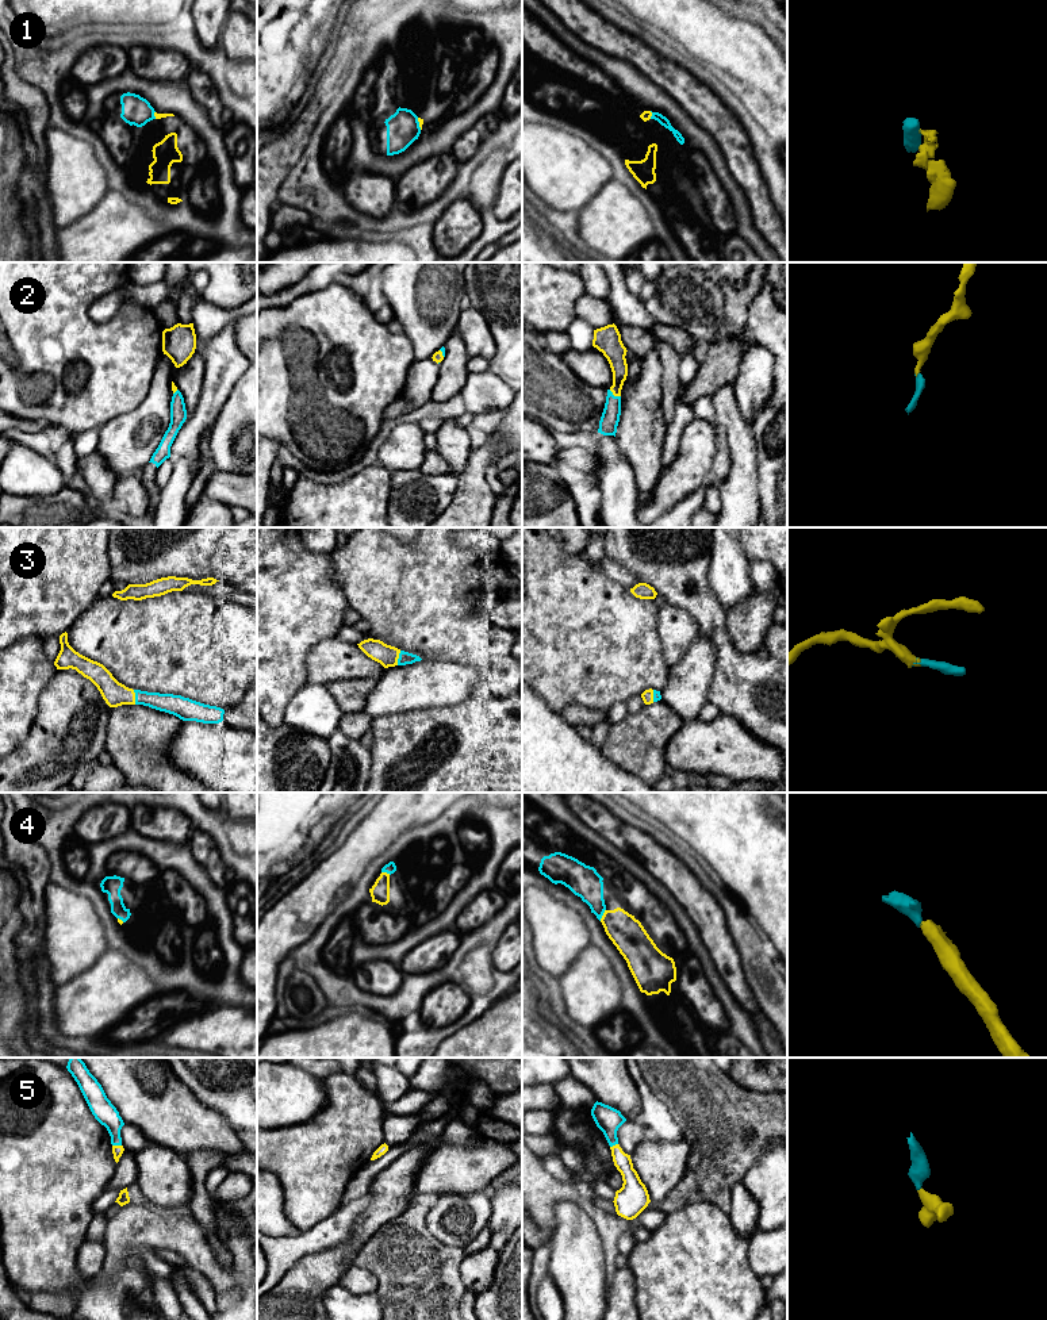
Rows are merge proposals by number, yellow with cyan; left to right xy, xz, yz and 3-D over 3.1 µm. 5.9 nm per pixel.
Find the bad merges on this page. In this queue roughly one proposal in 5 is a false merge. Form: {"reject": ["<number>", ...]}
{"reject": ["1"]}

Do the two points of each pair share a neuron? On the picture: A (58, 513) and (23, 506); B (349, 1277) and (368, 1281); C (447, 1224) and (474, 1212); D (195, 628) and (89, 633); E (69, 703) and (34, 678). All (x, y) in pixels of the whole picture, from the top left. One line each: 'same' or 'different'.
A: same
B: same
C: same
D: same
E: different

